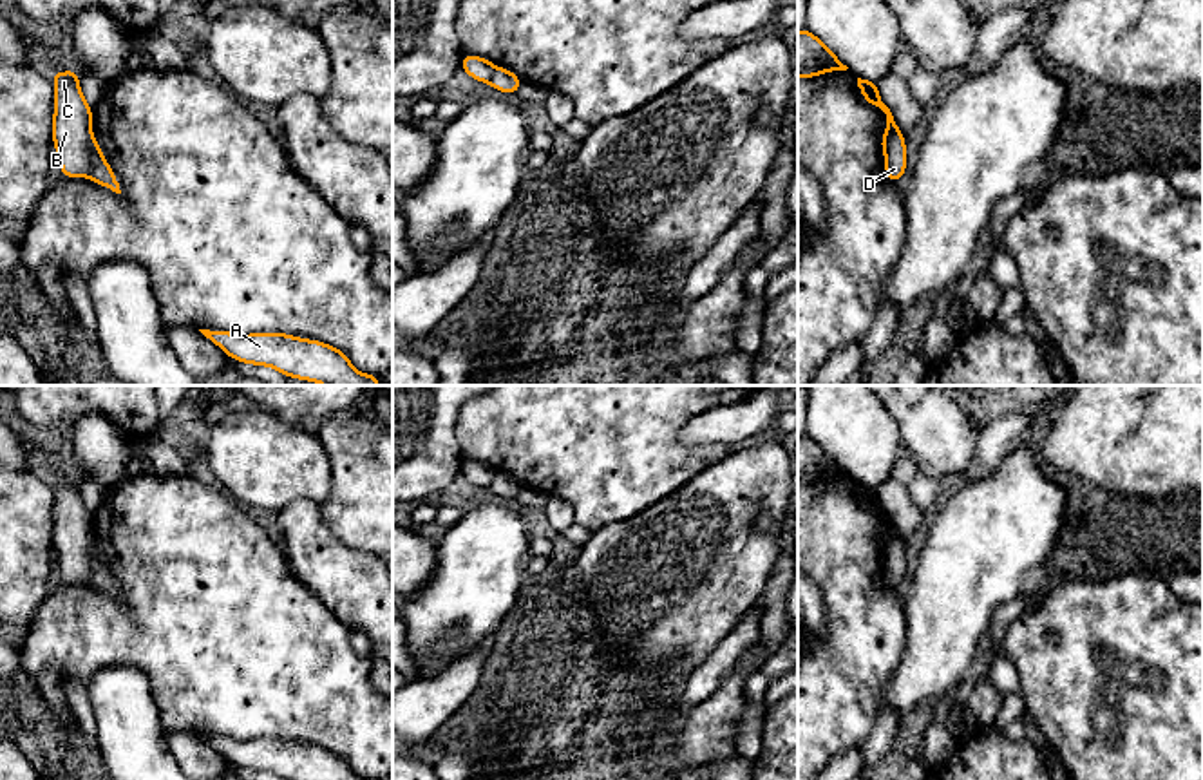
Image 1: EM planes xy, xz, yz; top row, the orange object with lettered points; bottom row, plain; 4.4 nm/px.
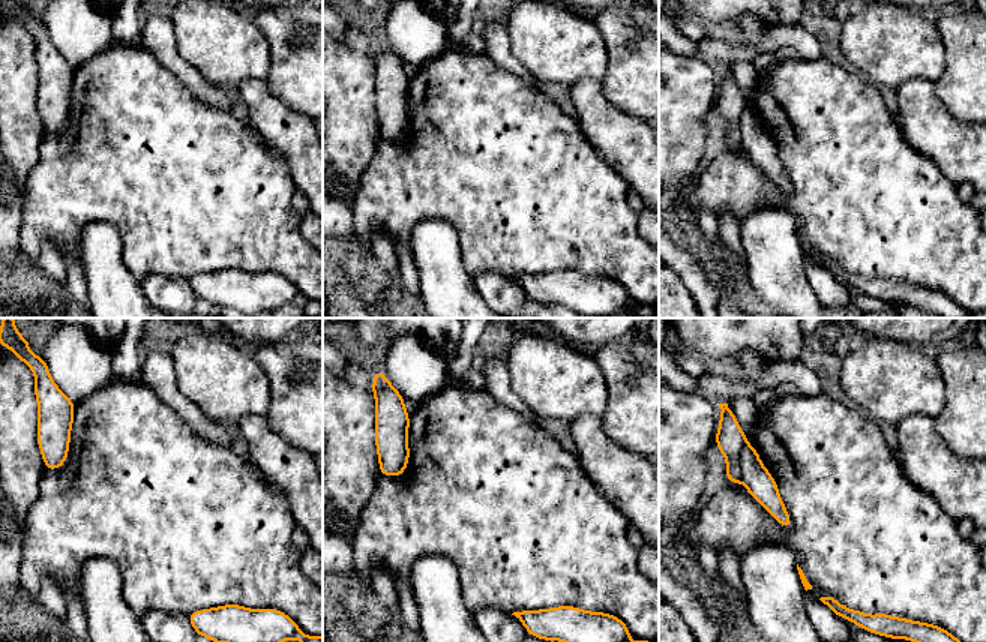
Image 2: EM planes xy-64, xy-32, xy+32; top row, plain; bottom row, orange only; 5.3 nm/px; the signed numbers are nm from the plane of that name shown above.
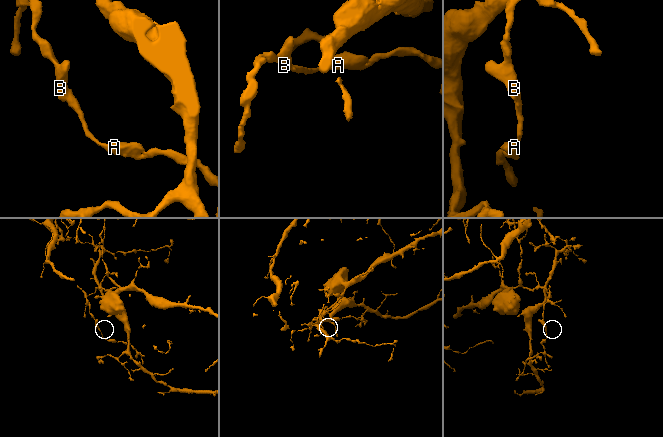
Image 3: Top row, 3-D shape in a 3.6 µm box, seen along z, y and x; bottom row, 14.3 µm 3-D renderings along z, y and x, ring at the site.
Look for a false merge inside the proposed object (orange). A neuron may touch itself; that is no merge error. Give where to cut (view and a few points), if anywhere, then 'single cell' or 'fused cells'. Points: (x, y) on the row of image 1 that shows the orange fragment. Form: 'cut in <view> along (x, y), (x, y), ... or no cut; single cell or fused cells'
cut in xy along (93, 138), (89, 143), (87, 174); fused cells

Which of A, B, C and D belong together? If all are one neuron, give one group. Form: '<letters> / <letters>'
A D / B C

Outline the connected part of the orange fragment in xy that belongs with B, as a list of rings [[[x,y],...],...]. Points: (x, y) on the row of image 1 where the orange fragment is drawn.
[[[74,69],[51,76],[54,81],[52,143],[62,174],[65,177],[87,177],[90,170],[92,109],[81,94],[80,74]]]

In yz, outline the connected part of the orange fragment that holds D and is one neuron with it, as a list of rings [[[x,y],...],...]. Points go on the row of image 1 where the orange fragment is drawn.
[[[895,134],[886,143],[885,150],[885,172],[888,181],[894,185],[905,176],[906,170],[906,145],[905,145],[905,134]]]

